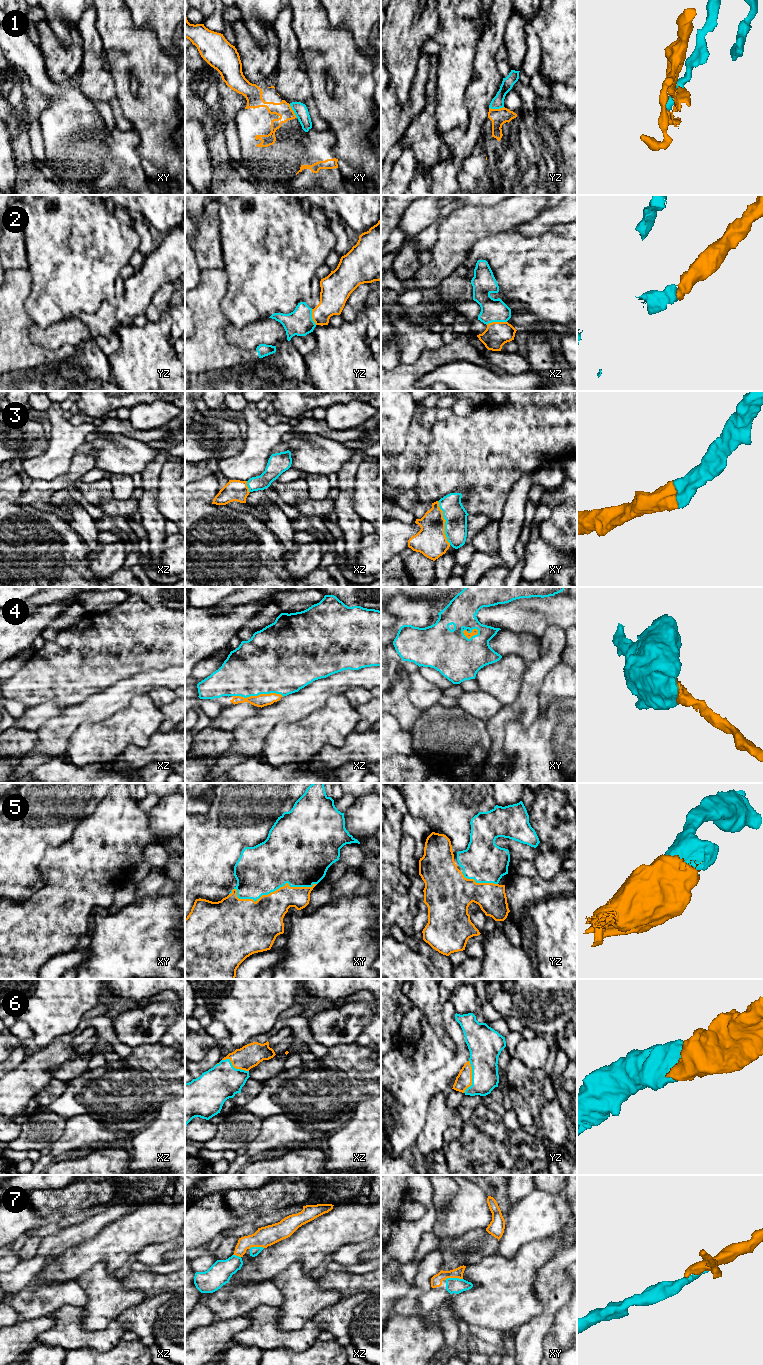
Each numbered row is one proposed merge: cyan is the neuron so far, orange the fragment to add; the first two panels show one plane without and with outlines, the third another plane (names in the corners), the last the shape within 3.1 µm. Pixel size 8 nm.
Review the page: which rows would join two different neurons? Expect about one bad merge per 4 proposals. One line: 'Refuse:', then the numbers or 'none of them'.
Refuse: 1

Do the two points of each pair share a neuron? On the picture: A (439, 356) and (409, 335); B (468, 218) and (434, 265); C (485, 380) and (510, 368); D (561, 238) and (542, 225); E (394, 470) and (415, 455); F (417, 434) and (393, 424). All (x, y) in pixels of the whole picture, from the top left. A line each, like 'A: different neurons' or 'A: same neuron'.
A: different neurons
B: same neuron
C: different neurons
D: different neurons
E: same neuron
F: different neurons

